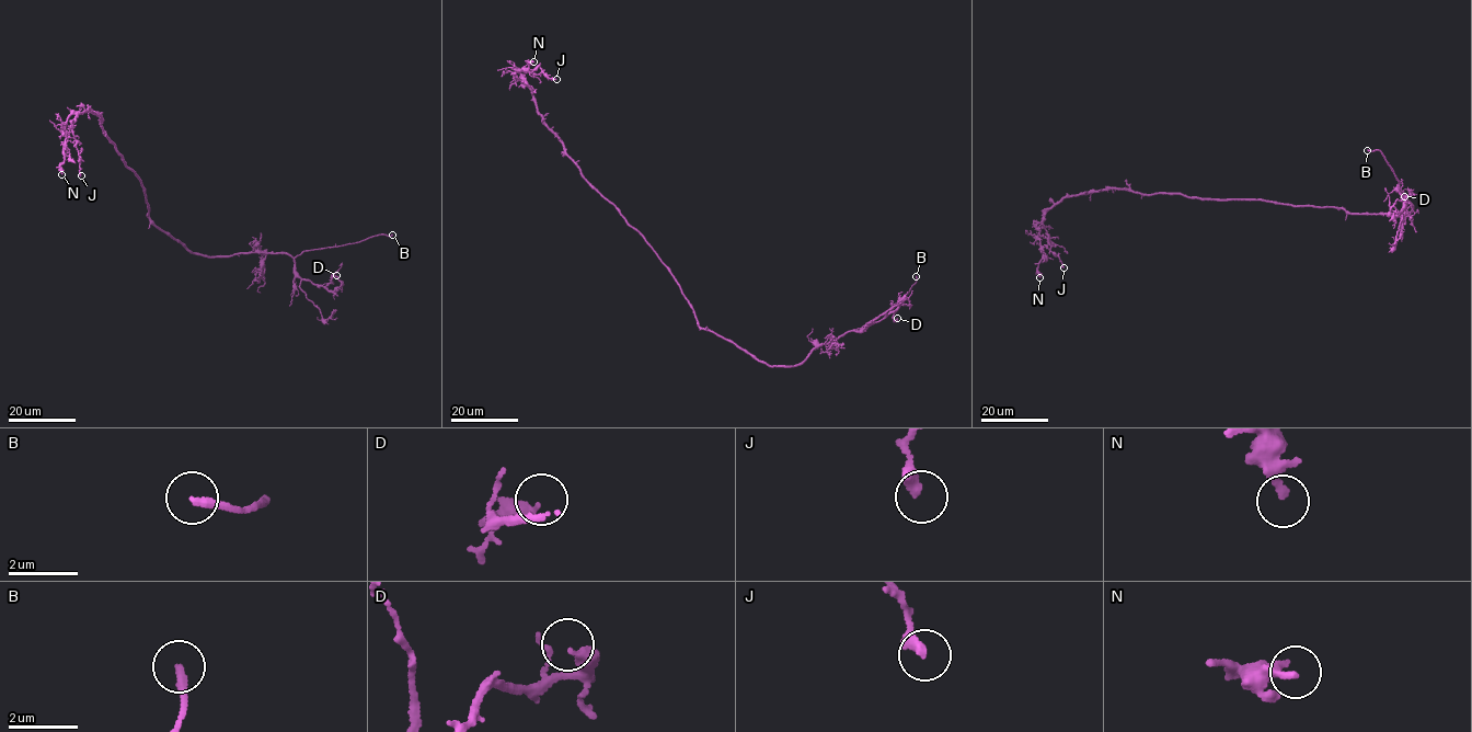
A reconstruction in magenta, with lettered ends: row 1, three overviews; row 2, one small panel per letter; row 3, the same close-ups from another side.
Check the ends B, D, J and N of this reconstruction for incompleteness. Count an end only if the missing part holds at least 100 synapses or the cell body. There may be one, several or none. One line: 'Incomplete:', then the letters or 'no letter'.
Incomplete: B

